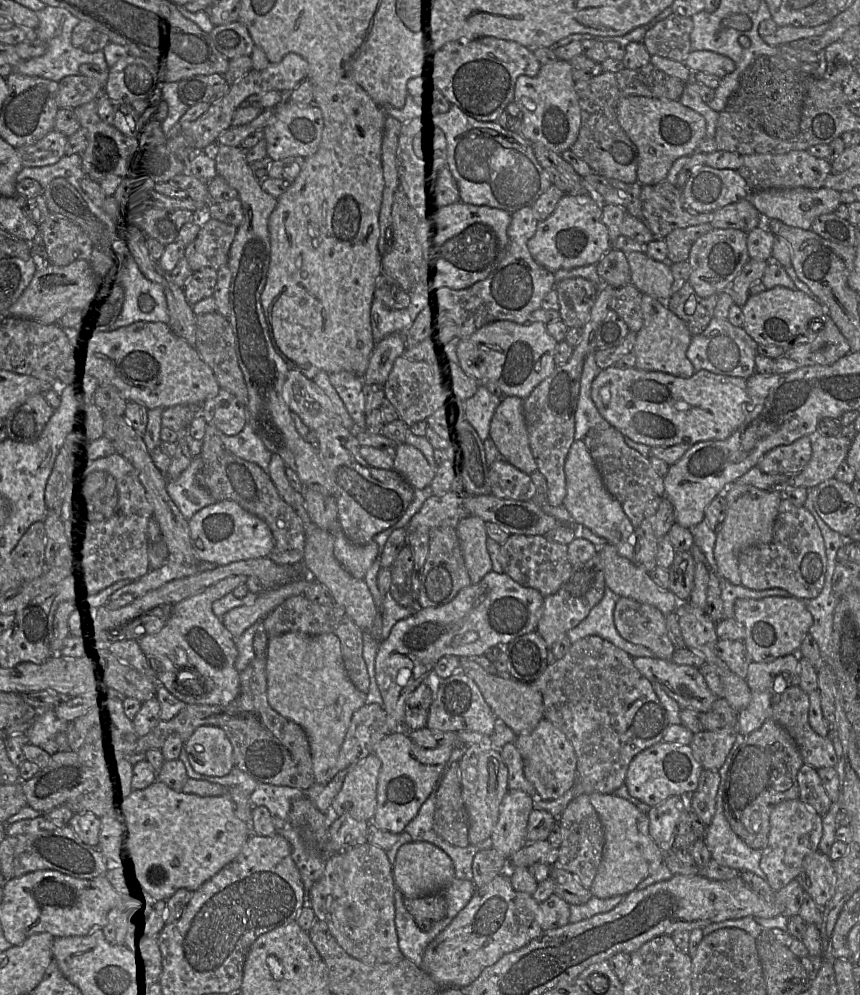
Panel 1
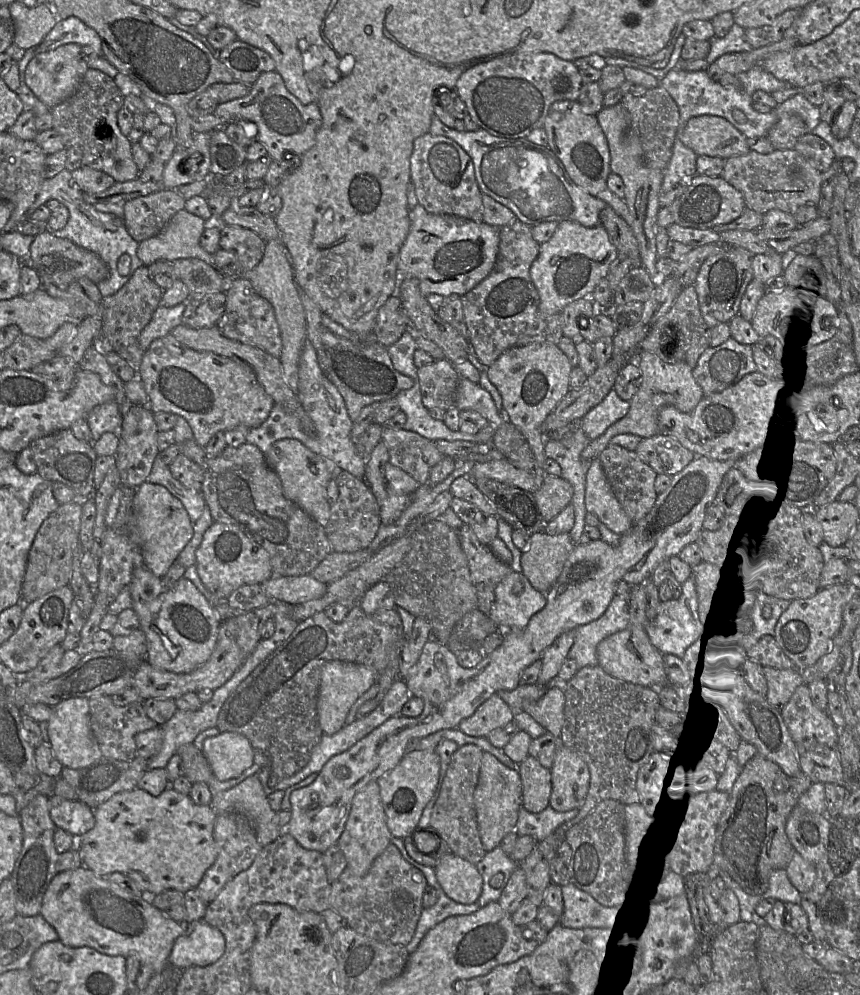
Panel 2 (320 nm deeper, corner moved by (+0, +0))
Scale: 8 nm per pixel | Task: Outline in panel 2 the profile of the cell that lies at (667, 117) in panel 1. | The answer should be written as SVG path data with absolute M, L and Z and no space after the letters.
M719 116L692 117L681 131L678 125L677 138L697 156L706 155L726 160L751 151L748 138Z

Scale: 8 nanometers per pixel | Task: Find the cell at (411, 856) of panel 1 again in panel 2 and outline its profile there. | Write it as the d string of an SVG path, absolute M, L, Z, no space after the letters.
M448 852L439 858L434 870L440 886L450 899L461 904L477 902L483 879L474 864Z

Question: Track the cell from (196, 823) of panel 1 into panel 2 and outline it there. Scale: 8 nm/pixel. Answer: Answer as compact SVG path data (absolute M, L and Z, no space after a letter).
M170 786L158 796L152 796L137 787L116 793L95 808L93 813L95 826L76 838L76 848L82 860L82 866L99 877L120 872L133 880L141 891L148 891L155 895L165 890L184 893L197 887L205 871L217 857L218 848L213 836L217 813L210 804L197 805L188 795L181 794Z

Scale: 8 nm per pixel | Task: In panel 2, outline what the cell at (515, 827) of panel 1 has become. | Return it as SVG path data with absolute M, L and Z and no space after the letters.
M528 756L519 763L519 775L522 783L521 806L530 813L543 811L549 805L552 791L550 769Z

